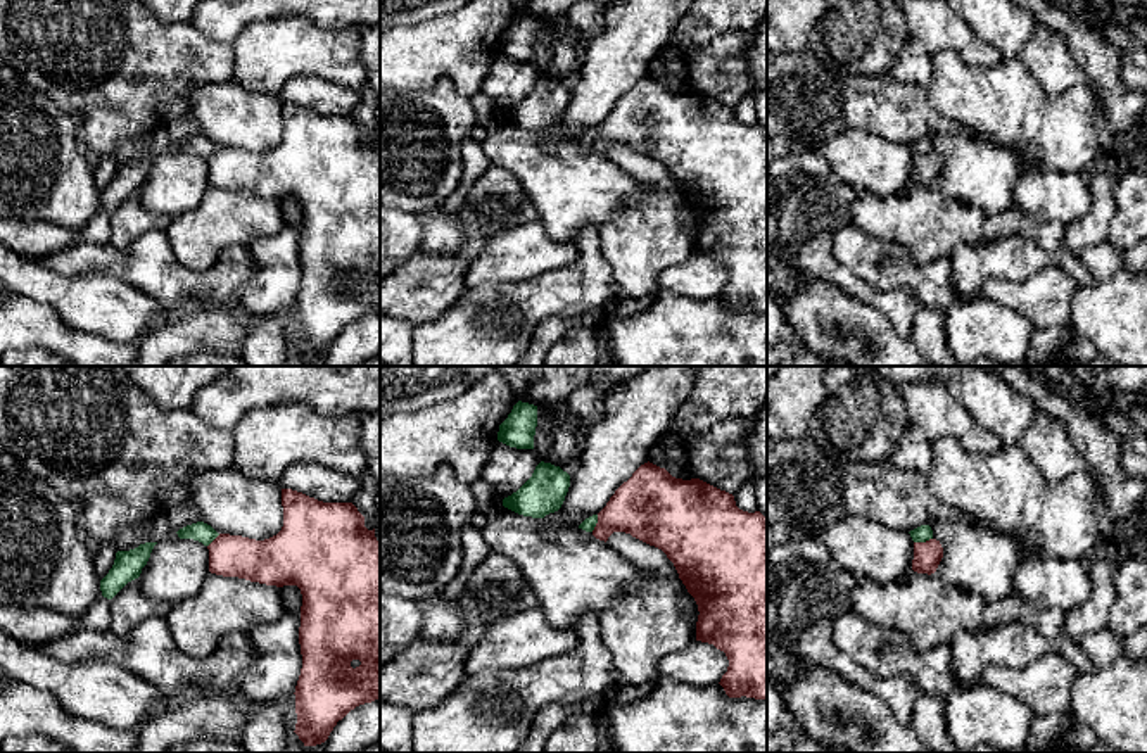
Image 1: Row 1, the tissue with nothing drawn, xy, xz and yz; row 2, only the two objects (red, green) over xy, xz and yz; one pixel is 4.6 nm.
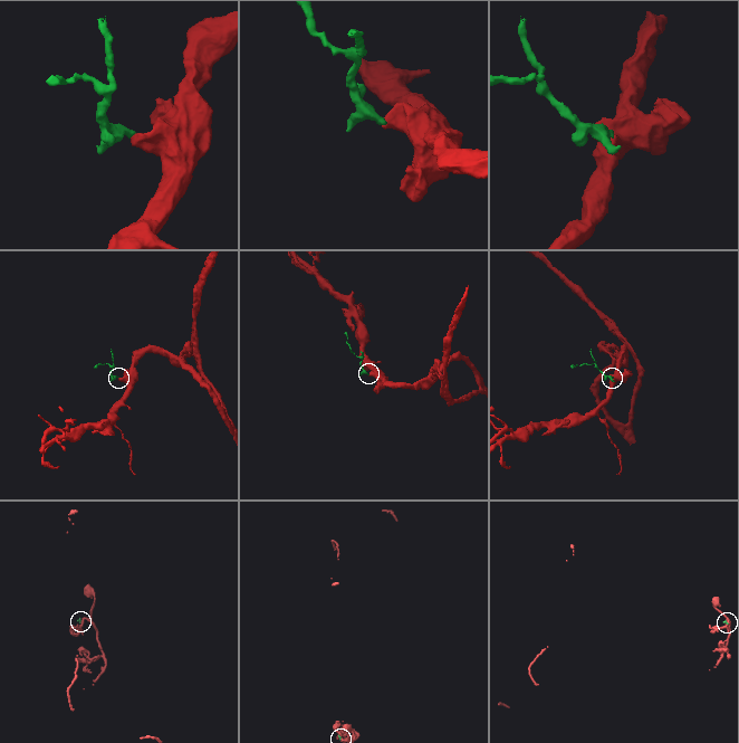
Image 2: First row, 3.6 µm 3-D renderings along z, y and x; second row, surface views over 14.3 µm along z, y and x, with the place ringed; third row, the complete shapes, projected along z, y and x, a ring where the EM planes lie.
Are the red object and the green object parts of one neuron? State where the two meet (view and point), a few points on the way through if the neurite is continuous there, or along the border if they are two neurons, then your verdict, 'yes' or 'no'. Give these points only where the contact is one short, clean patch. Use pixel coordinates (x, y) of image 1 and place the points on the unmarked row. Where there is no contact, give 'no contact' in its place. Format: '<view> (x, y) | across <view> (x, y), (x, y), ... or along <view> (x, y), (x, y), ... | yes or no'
yz (923, 156) | along yz (931, 151), (914, 156) | no

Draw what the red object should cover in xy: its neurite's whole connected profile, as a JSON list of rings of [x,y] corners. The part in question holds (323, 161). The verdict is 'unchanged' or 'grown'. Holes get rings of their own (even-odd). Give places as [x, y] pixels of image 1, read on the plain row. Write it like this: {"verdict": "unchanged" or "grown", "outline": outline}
{"verdict": "unchanged", "outline": [[[282,102],[282,119],[283,119],[283,140],[282,143],[264,154],[256,154],[242,149],[219,147],[209,159],[209,185],[223,190],[238,190],[250,195],[259,195],[266,199],[297,199],[302,207],[301,219],[301,240],[299,240],[299,257],[302,268],[302,282],[295,299],[295,347],[304,356],[304,359],[316,359],[328,352],[330,345],[351,323],[359,318],[371,316],[380,311],[380,155],[375,150],[375,142],[368,143],[364,140],[364,130],[358,124],[352,116],[323,116],[309,111],[302,105],[292,102]]]}

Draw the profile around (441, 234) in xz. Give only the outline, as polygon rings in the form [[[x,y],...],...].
[[[440,206],[418,214],[421,254],[451,254],[465,242],[458,214],[446,214]]]

